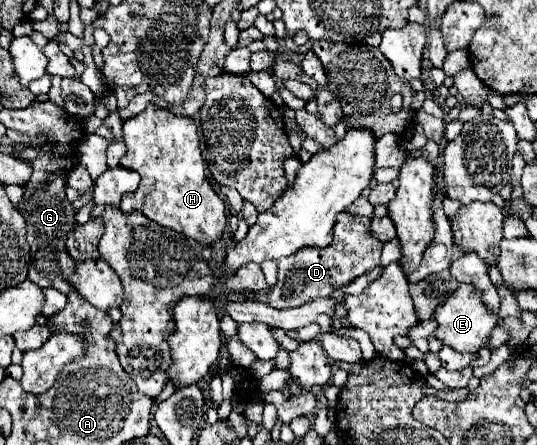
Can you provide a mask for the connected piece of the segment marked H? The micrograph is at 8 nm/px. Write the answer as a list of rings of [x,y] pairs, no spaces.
[[[149,104],[141,114],[123,122],[123,140],[127,154],[121,158],[121,166],[139,172],[141,184],[133,196],[121,200],[121,212],[131,214],[137,210],[159,226],[197,240],[201,246],[217,242],[223,236],[229,214],[225,202],[207,182],[195,122]]]

